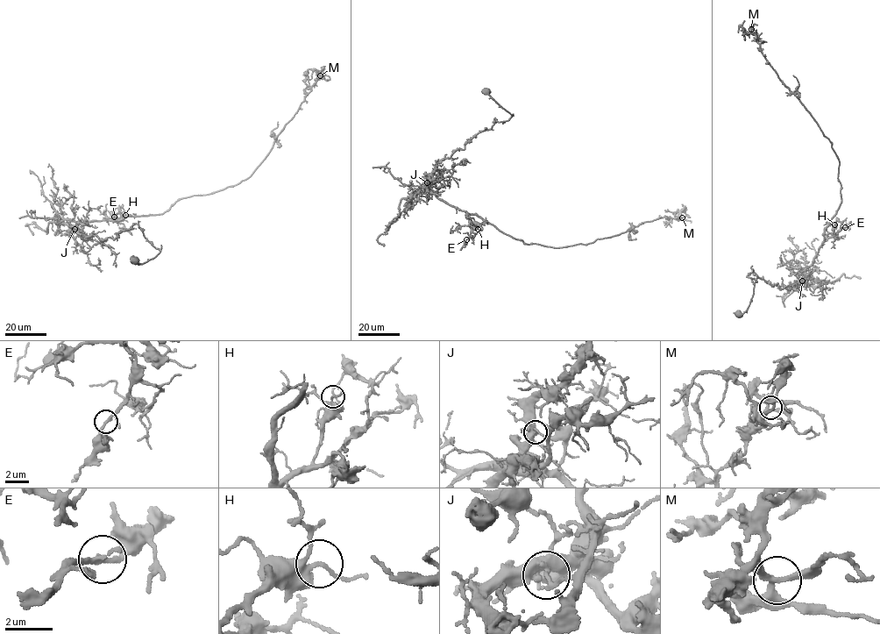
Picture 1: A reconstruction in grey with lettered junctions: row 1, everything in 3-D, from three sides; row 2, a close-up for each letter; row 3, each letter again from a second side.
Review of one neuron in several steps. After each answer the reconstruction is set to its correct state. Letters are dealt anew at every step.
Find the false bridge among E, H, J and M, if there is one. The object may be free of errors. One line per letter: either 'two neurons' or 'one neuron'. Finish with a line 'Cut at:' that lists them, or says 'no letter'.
E: one neuron
H: one neuron
J: two neurons
M: one neuron
Cut at: J

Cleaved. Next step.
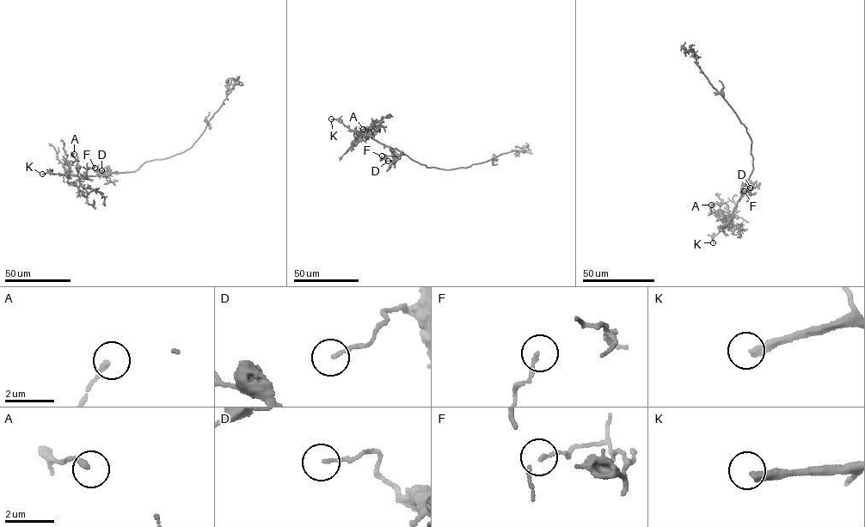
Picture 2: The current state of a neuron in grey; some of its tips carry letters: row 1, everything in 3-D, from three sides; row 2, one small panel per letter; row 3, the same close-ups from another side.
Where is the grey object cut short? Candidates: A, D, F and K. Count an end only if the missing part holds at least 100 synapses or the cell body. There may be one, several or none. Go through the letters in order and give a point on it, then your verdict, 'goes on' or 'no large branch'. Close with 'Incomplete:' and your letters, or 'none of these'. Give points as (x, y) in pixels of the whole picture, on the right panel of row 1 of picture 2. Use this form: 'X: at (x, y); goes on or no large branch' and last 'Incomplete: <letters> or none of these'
A: at (711, 205); no large branch
D: at (750, 187); no large branch
F: at (744, 191); no large branch
K: at (713, 242); goes on
Incomplete: K

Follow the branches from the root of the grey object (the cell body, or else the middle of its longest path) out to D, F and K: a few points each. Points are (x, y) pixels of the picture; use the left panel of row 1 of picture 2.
D: (145, 162), (134, 171), (114, 172), (105, 176), (109, 172), (106, 168), (101, 170)
F: (145, 162), (134, 171), (114, 172), (105, 176), (95, 168)
K: (145, 162), (134, 171), (102, 175), (42, 174)

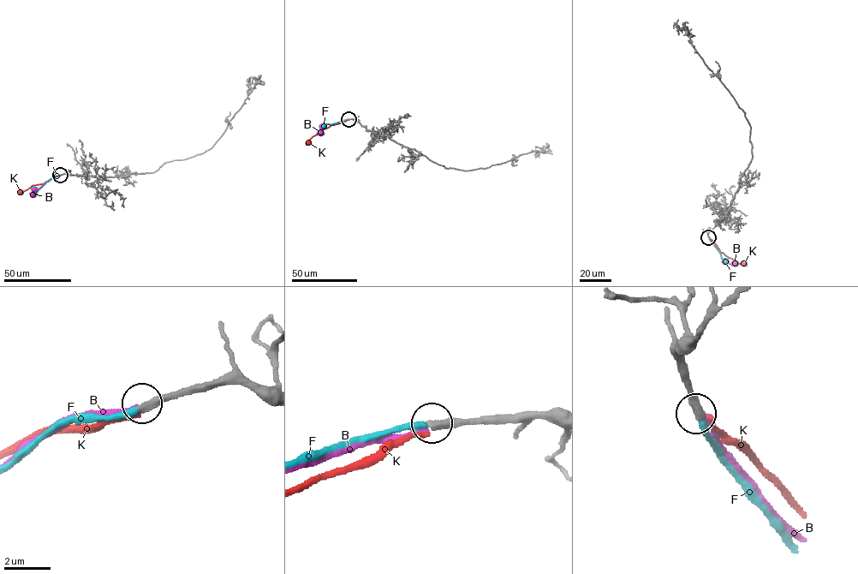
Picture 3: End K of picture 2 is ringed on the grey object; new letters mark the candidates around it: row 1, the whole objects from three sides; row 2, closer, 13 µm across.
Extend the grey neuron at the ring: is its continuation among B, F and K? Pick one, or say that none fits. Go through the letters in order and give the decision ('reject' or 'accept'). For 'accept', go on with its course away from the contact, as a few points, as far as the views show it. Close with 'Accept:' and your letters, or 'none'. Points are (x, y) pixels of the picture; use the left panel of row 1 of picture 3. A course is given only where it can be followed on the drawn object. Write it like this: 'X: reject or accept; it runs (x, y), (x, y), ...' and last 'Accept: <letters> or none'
B: reject
F: reject
K: reject
Accept: none

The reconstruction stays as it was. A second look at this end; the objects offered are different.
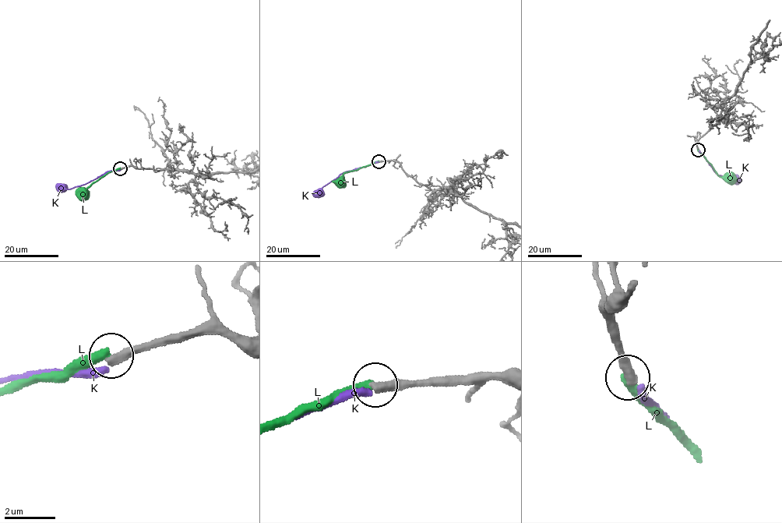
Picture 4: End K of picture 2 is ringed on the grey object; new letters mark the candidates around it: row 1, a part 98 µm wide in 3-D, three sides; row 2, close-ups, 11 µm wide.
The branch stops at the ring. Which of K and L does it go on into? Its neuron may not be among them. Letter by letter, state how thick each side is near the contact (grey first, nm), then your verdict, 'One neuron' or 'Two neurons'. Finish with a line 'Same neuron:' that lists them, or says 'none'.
K: Thickness 340 nm (grey) against 300 nm. Two neurons
L: Thickness 360 nm (grey) against 380 nm. One neuron
Same neuron: L

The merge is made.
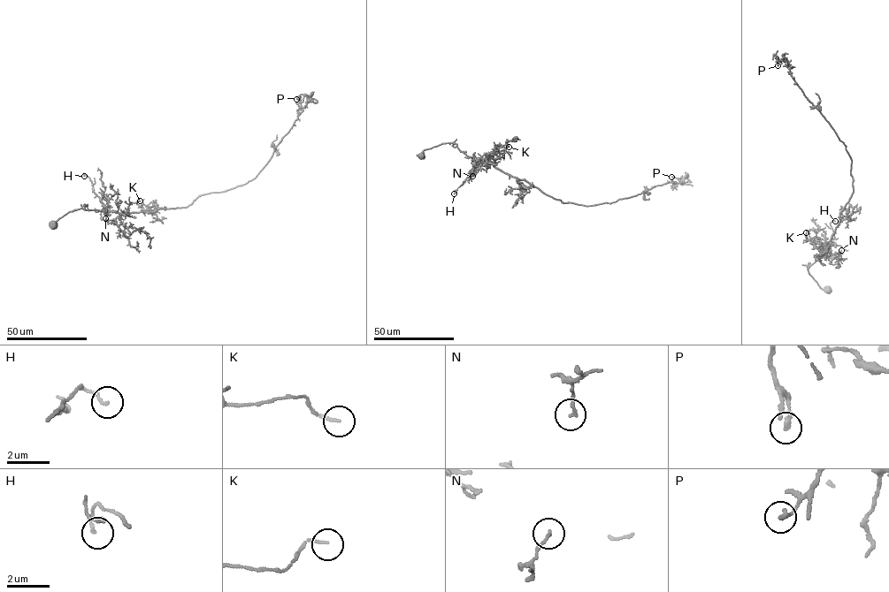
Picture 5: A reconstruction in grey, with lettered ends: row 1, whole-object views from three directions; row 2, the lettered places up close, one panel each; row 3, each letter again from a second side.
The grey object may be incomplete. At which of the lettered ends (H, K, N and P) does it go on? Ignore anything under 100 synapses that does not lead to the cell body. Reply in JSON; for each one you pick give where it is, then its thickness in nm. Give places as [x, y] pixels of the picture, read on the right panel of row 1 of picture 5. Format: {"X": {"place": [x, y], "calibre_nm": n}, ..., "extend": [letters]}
{"extend": []}

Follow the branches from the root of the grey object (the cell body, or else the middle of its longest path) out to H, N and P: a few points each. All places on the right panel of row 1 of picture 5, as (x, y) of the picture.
H: (826, 290), (821, 289), (808, 268), (823, 250), (832, 244), (833, 233), (830, 223), (835, 221)
N: (826, 290), (821, 289), (808, 268), (818, 258), (823, 246), (827, 255), (840, 253), (841, 250)
P: (826, 290), (808, 268), (831, 239), (853, 192), (851, 159), (786, 63), (777, 58), (777, 65)

